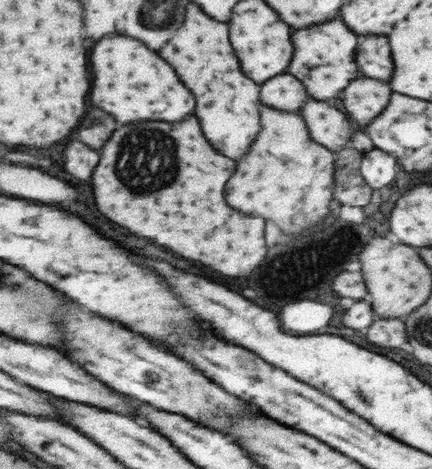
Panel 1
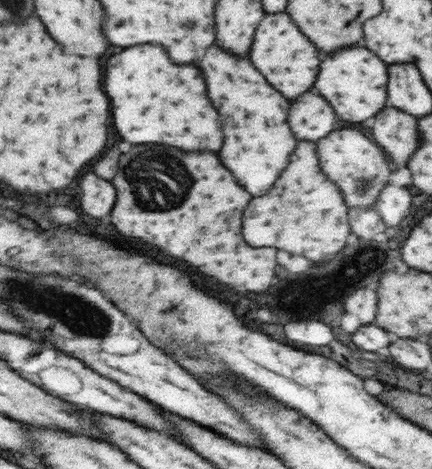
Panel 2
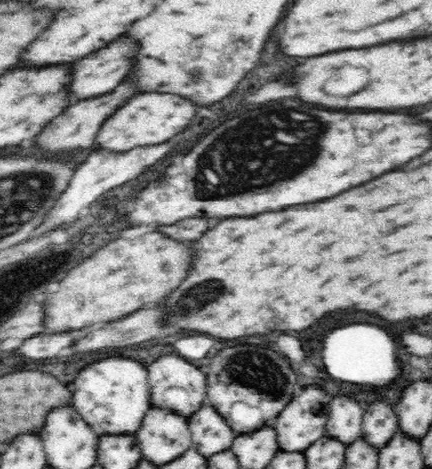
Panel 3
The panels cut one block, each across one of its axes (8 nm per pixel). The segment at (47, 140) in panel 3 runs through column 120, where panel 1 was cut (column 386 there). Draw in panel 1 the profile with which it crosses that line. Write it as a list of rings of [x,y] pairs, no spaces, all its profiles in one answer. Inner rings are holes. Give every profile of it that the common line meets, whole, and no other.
[[[359,76],[359,80],[353,80],[347,86],[347,92],[343,94],[345,94],[343,104],[347,112],[355,120],[359,120],[359,126],[365,130],[365,124],[385,108],[391,92],[387,84]]]

